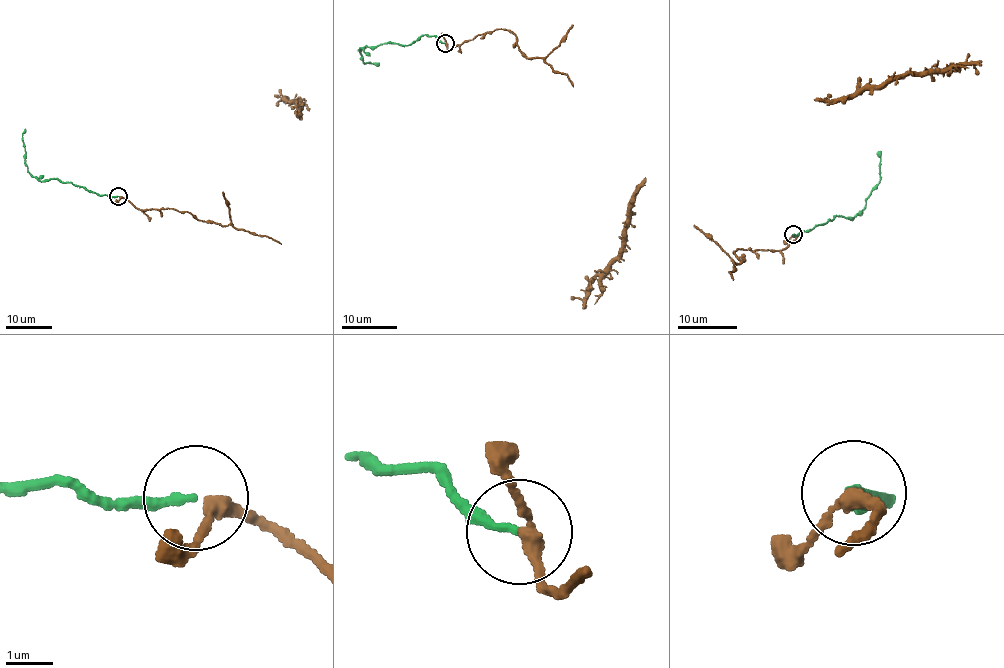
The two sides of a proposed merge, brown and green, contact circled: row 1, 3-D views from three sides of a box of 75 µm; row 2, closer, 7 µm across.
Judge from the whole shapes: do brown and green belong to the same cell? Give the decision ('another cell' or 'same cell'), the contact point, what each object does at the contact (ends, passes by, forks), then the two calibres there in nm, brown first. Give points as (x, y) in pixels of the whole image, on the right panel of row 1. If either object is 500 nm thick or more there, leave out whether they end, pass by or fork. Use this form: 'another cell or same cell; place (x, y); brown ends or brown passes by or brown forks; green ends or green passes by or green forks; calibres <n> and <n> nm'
same cell; place (793, 234); brown passes by; green ends; calibres 240 and 160 nm

